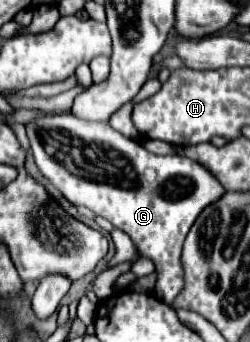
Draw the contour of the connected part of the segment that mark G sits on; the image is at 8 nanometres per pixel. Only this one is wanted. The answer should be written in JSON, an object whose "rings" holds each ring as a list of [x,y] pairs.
{"rings":[[[53,115],[53,117],[39,117],[25,125],[33,159],[43,173],[45,179],[53,183],[53,187],[73,205],[83,205],[91,209],[95,215],[105,217],[117,229],[125,231],[131,241],[135,243],[139,255],[149,257],[155,263],[157,283],[153,295],[163,299],[163,303],[171,305],[175,297],[185,289],[183,267],[181,267],[181,247],[183,241],[195,223],[197,215],[223,195],[223,185],[199,163],[181,157],[181,155],[167,155],[159,157],[147,153],[143,145],[137,141],[117,133],[111,129],[109,123],[81,123],[81,119],[73,119],[73,115]]]}

